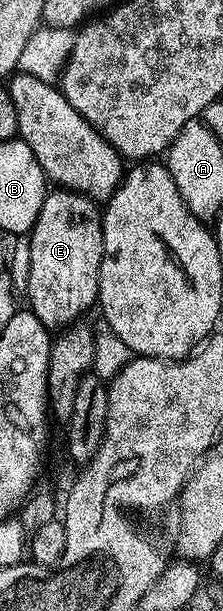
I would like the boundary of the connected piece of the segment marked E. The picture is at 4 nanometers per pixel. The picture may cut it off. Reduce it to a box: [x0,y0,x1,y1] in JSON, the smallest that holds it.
[24,192,102,331]

